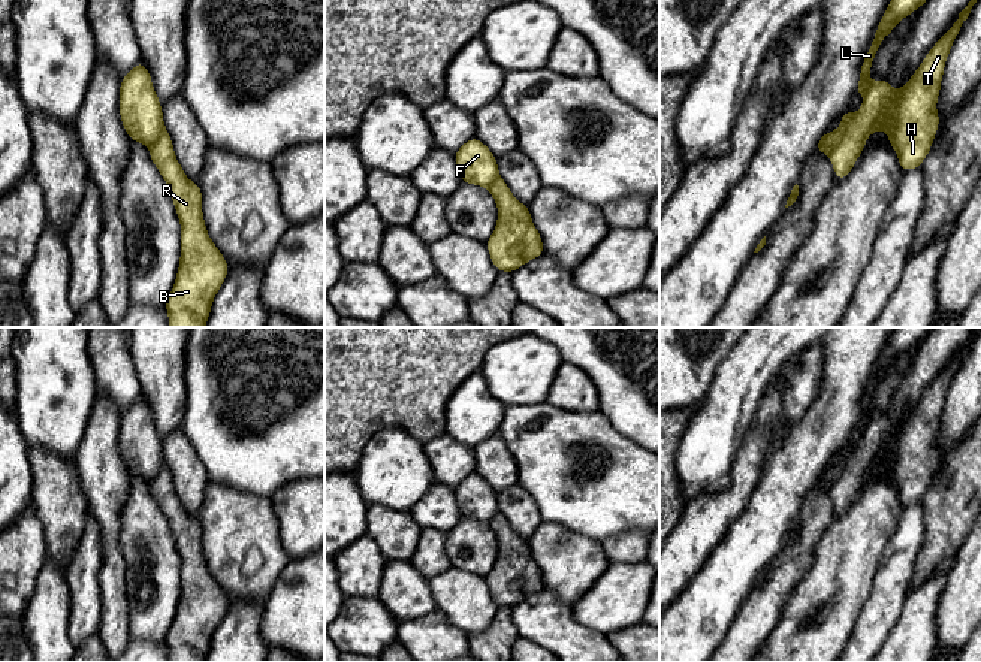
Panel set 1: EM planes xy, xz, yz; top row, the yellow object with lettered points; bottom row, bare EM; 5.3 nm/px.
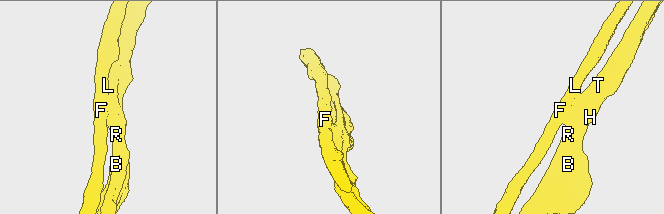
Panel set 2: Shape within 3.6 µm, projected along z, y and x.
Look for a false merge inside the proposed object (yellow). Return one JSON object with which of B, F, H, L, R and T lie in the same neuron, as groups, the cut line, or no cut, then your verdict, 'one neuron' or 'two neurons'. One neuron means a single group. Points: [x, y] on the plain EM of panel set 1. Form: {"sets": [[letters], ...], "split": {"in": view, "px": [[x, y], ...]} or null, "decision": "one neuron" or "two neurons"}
{"sets": [["B", "H", "R", "T"], ["F", "L"]], "split": {"in": "yz", "px": [[854, 450], [845, 471], [830, 489]]}, "decision": "two neurons"}

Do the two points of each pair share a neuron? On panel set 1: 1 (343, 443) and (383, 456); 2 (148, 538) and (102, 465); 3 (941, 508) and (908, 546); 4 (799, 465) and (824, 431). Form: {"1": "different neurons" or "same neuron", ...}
{"1": "different neurons", "2": "different neurons", "3": "different neurons", "4": "same neuron"}

